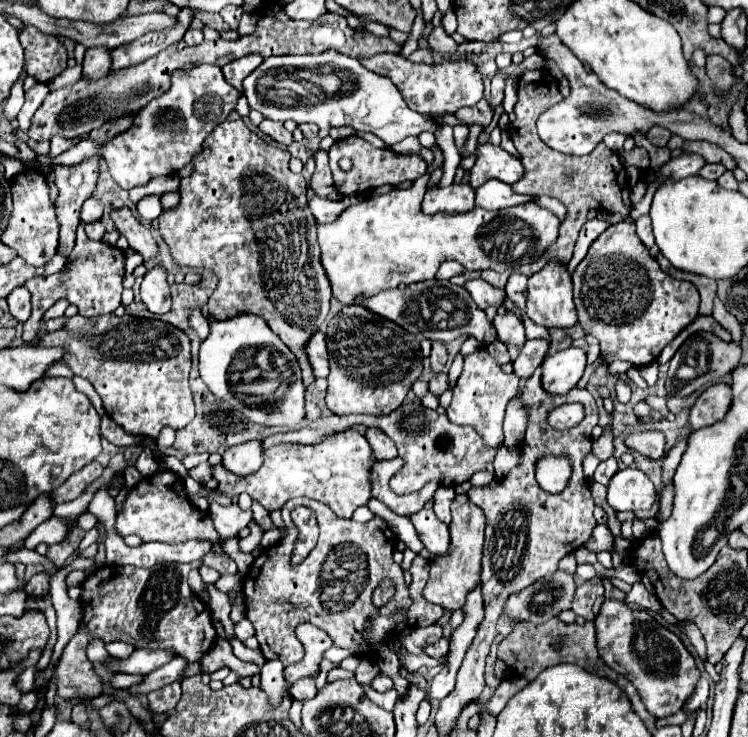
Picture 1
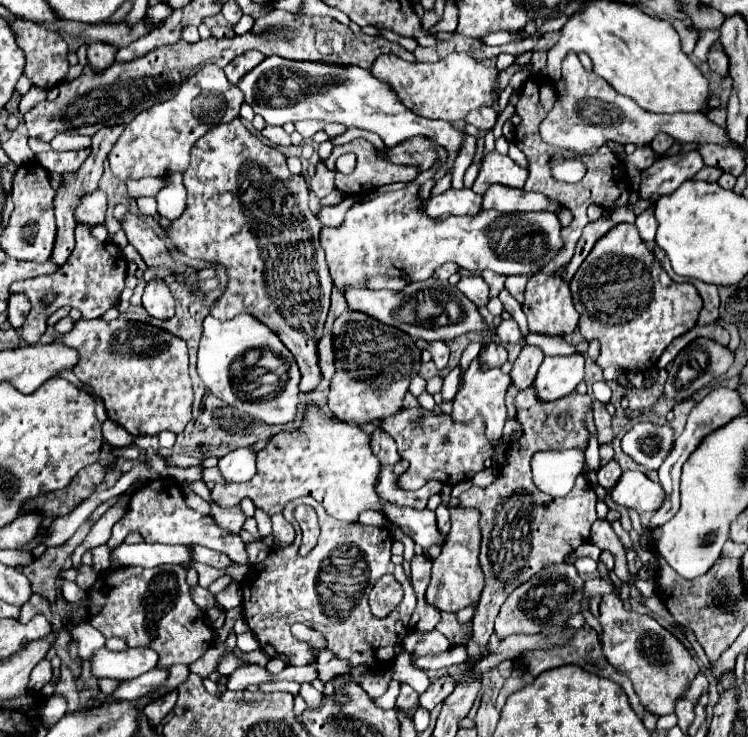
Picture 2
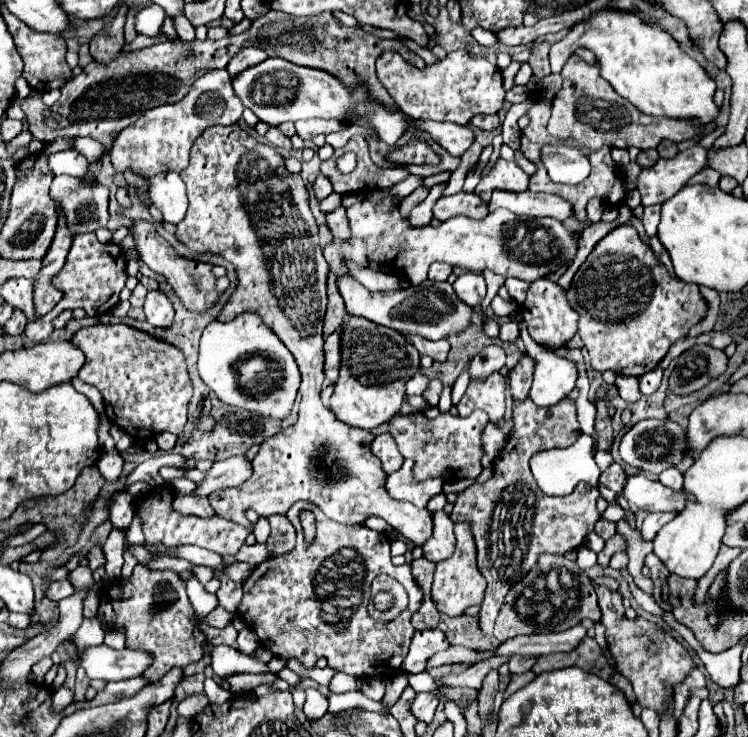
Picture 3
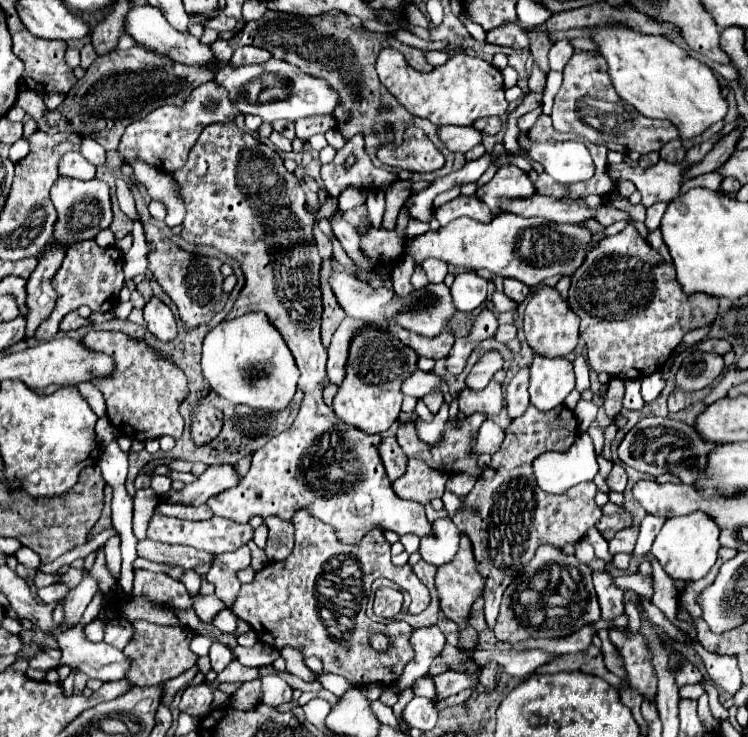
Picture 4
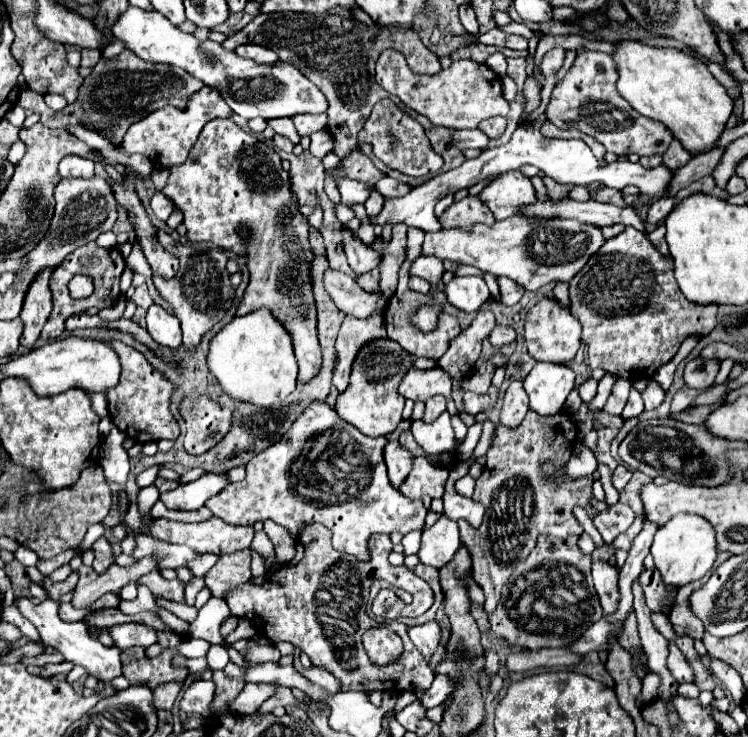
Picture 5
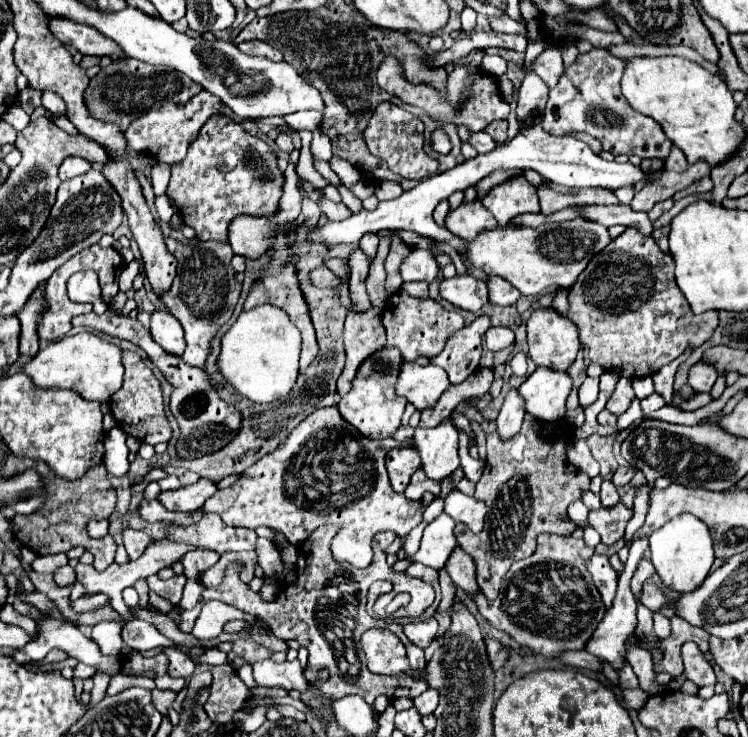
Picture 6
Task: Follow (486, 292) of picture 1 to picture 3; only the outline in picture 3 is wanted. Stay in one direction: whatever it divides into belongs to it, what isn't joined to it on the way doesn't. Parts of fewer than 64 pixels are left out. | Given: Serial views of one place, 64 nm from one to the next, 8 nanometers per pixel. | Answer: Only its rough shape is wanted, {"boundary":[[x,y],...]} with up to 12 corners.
{"boundary":[[460,274],[452,286],[470,308],[486,296],[484,276]]}

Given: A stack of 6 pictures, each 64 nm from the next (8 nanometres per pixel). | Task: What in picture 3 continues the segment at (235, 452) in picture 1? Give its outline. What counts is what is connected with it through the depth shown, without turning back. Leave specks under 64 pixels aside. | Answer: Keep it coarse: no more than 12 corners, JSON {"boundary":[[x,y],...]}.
{"boundary":[[244,456],[214,462],[194,496],[240,486],[252,472]]}

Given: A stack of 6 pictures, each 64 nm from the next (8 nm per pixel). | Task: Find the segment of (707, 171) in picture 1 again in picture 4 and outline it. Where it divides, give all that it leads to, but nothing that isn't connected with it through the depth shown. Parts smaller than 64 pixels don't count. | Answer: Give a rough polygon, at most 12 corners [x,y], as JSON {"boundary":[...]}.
{"boundary":[[718,172],[684,182],[680,194],[698,186],[720,190],[722,176]]}

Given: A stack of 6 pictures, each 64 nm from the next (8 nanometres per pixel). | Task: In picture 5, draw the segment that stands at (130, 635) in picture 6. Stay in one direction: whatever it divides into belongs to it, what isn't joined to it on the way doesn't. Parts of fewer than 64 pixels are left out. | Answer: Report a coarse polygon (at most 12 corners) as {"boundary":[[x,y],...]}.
{"boundary":[[142,623],[112,626],[120,650],[148,648],[158,642],[156,630]]}

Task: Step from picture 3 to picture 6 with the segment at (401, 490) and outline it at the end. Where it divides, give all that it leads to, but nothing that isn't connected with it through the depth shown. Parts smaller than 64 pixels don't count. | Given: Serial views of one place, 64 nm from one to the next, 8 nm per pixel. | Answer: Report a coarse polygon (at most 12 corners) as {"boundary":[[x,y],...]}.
{"boundary":[[420,468],[412,476],[404,496],[420,500],[424,492],[440,494],[440,484],[428,480]]}

